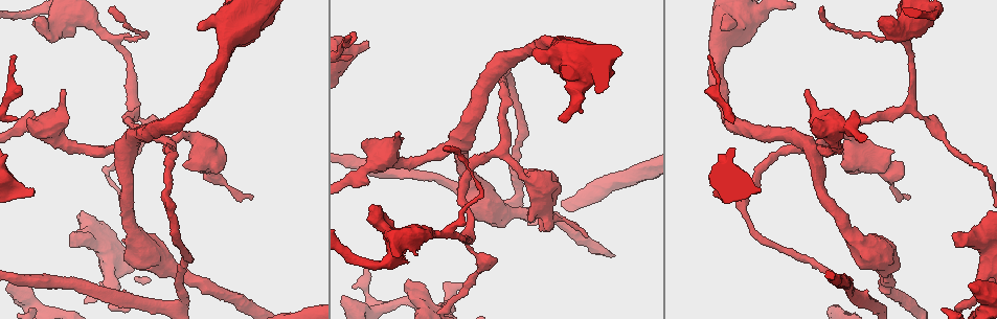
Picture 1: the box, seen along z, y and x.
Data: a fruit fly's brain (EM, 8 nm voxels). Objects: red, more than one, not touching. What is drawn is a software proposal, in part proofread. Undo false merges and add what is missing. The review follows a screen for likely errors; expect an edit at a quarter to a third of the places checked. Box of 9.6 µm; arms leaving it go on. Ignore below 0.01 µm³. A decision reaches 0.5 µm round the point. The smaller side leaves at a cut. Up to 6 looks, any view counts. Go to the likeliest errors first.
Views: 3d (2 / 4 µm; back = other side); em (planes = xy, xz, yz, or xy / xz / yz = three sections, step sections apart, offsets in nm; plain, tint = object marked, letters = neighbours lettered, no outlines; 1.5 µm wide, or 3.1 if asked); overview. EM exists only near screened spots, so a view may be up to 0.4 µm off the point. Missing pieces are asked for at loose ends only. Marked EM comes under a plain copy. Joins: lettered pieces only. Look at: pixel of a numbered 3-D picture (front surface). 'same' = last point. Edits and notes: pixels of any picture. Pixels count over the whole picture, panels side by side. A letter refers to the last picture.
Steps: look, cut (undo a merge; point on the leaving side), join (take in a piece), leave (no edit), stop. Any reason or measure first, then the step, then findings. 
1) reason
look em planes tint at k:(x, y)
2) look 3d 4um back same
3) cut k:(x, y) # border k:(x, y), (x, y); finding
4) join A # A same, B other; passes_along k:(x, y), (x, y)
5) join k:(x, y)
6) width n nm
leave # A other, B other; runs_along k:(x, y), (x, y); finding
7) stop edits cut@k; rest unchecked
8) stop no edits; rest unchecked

free end
look 3d 4um back at 1:(34, 190)

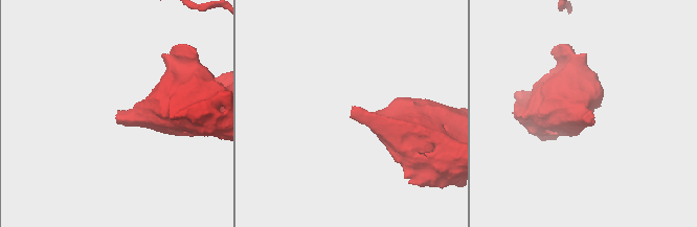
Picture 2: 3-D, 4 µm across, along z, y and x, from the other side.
need the tissue
look em xz step 4 letters at 2:(591, 111)

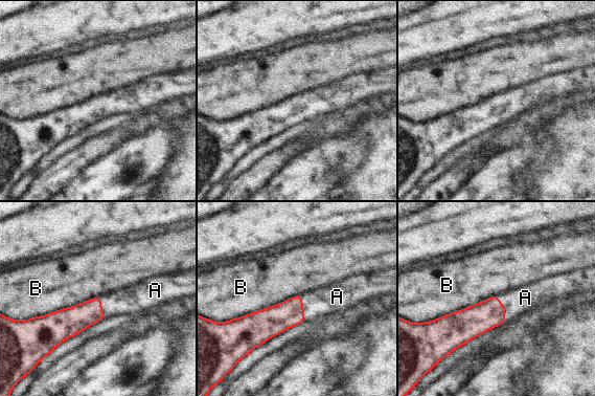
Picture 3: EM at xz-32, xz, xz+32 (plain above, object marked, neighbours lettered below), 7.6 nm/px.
join A # A same, B other; passes_along 3:(478, 318), (504, 308), (525, 298); the neuron continues

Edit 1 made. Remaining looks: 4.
redraw
look overview

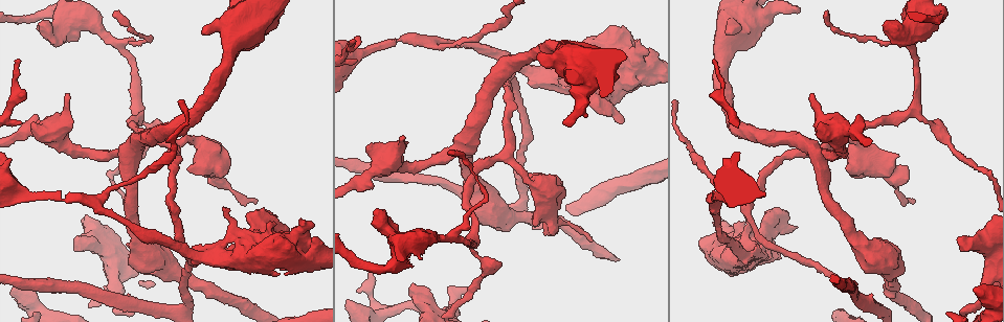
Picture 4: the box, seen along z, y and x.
an open end
look em planes letters at 4:(18, 61)

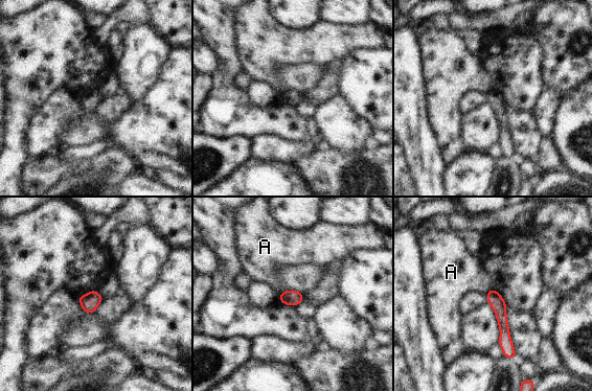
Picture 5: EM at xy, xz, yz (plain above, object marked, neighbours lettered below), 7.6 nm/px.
width 110 nm
leave # A other; runs_along 5:(491, 293), (513, 354); none of them fits

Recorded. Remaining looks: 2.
free end
look em planes letters at 4:(223, 206)

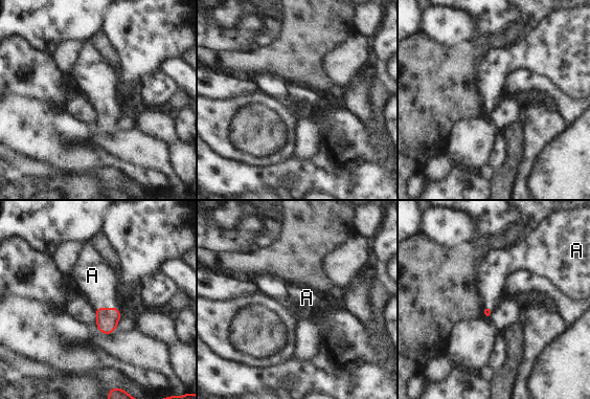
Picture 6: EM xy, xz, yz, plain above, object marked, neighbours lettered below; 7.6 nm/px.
join A # A same; passes_along 6:(107, 322), (106, 308), (95, 278); it goes on there

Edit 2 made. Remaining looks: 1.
stop edits join@3, join@6; rest unchecked

